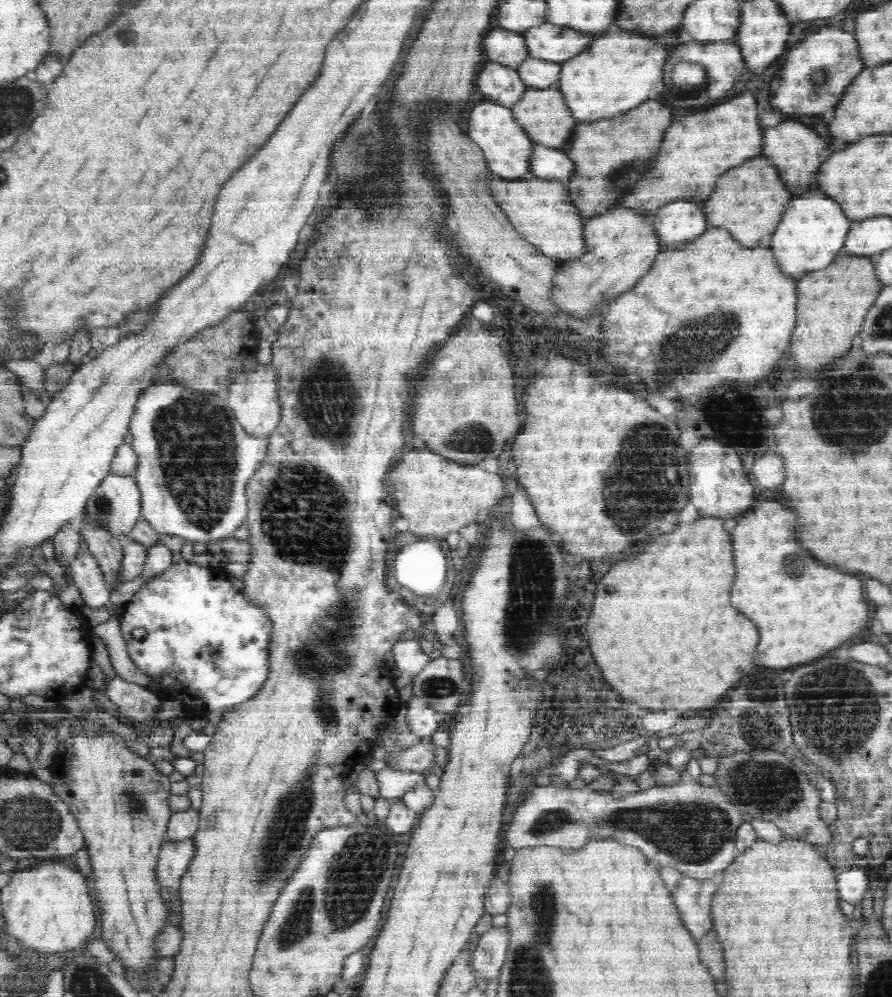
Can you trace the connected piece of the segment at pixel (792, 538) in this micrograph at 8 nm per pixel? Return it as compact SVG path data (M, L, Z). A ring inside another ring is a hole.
M766 500L766 502L760 502L755 504L751 509L752 512L744 514L734 532L732 532L732 544L734 544L734 562L736 562L736 570L738 570L738 576L736 576L736 582L732 586L732 606L736 610L740 610L742 614L746 614L750 620L754 620L754 624L758 626L760 630L760 644L758 644L758 654L756 654L756 660L768 668L788 668L792 664L804 664L804 662L812 662L816 660L818 656L842 646L846 640L850 640L856 632L860 632L866 622L868 622L868 604L864 602L864 586L862 586L862 580L858 580L856 576L850 576L850 574L842 574L834 568L828 568L828 566L822 566L818 564L804 548L798 546L798 540L796 540L796 534L794 534L794 526L796 526L796 514L784 506L780 506L778 502L774 500Z

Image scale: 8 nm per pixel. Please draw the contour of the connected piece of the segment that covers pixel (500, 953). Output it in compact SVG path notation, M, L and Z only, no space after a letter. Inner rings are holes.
M508 926L492 927L479 938L472 953L471 969L475 980L484 980L497 976L504 964L509 946Z

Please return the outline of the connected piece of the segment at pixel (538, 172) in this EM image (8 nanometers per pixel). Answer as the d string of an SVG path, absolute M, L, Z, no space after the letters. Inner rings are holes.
M535 144L530 154L530 175L544 180L558 180L563 185L574 174L574 161L563 149L554 149L544 145Z

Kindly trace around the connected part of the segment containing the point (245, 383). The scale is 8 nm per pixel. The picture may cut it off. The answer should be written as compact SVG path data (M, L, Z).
M259 364L254 371L242 370L227 386L225 399L230 410L246 433L254 437L267 437L274 432L280 422L281 412L278 402L278 381L276 380L278 380L278 373L275 372L272 364Z

